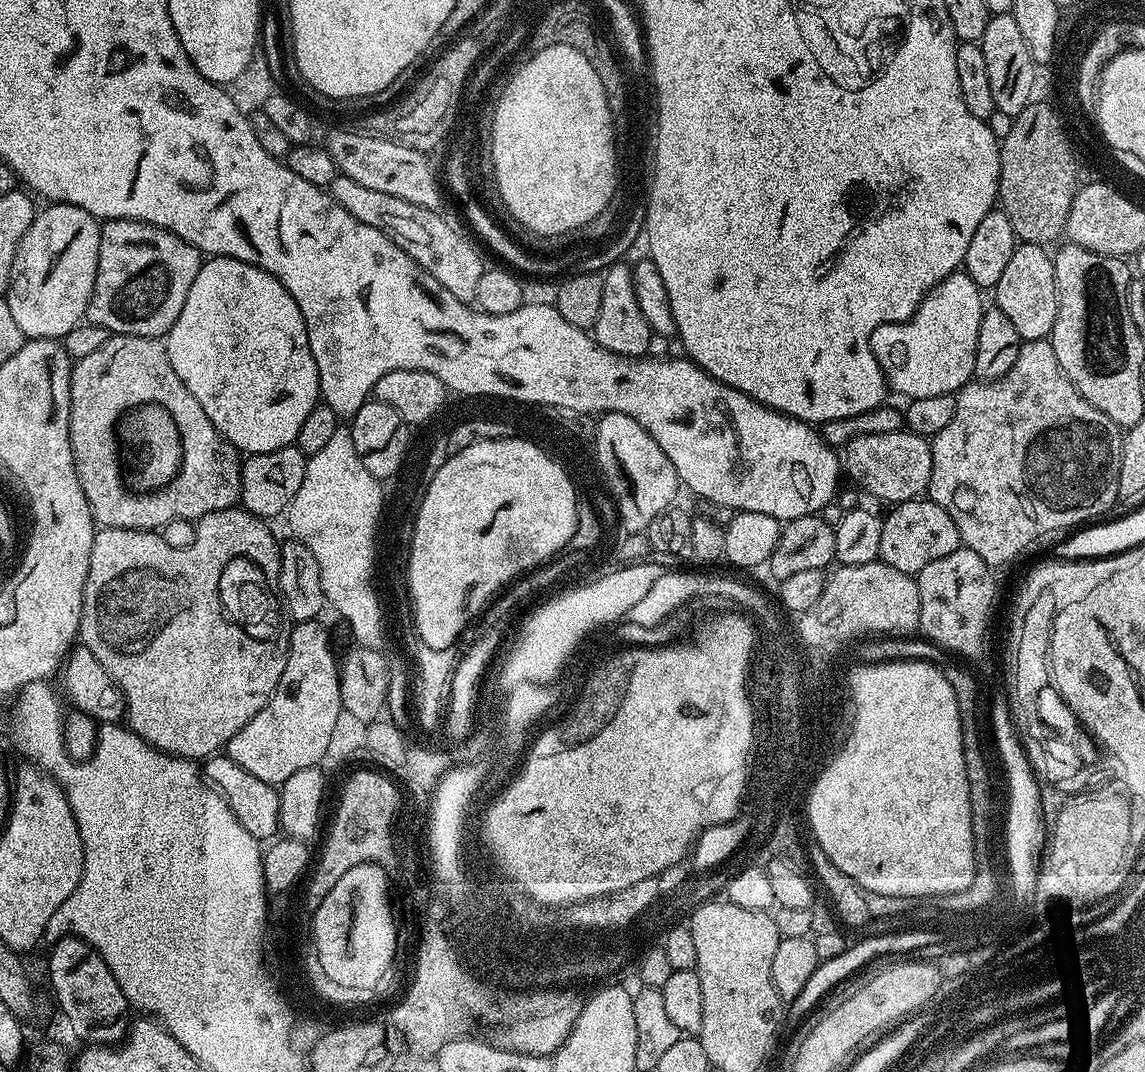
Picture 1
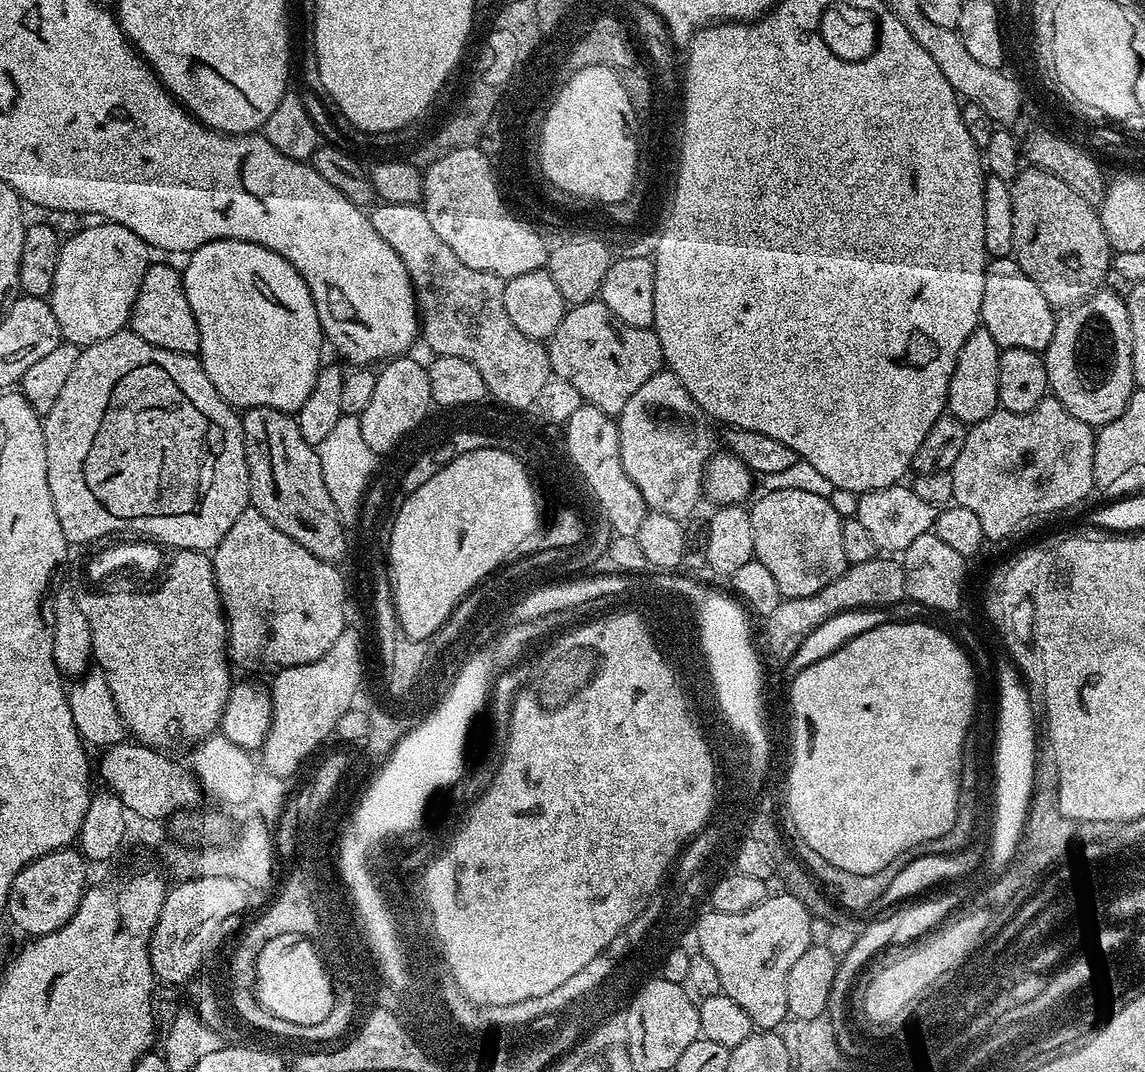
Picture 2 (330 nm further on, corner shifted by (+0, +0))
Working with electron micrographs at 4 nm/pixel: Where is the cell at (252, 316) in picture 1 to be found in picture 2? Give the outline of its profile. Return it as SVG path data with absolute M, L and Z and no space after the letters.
M245 240L208 242L190 253L187 260L188 265L182 268L182 275L186 290L186 302L190 302L190 310L194 310L194 318L198 322L198 334L200 335L198 359L200 365L206 370L210 382L214 382L218 394L222 394L222 398L227 404L232 405L237 410L273 408L289 414L299 413L300 408L306 402L306 398L310 398L310 390L314 390L316 385L316 379L322 367L320 355L323 354L324 348L326 349L326 341L322 326L318 322L318 310L314 306L314 298L310 294L306 282L298 274L298 270L294 270L294 266L290 266L290 262L286 262L286 258L282 258L274 250L251 244Z

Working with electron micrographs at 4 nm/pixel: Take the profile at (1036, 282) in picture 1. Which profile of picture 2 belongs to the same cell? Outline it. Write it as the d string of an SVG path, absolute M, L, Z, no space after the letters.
M992 258L986 264L986 286L982 286L982 310L980 311L980 323L994 338L994 342L1000 349L1017 348L1018 350L1034 350L1043 353L1050 346L1050 338L1054 338L1057 313L1052 304L1046 302L1046 297L1038 286L1034 286L1031 278L1026 278L1022 266L1018 266L1012 258Z

